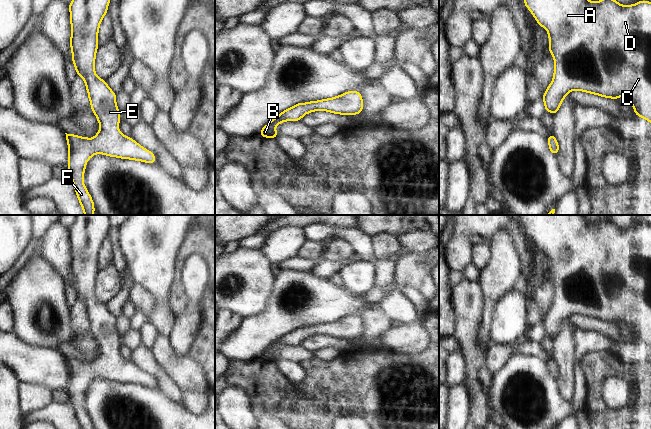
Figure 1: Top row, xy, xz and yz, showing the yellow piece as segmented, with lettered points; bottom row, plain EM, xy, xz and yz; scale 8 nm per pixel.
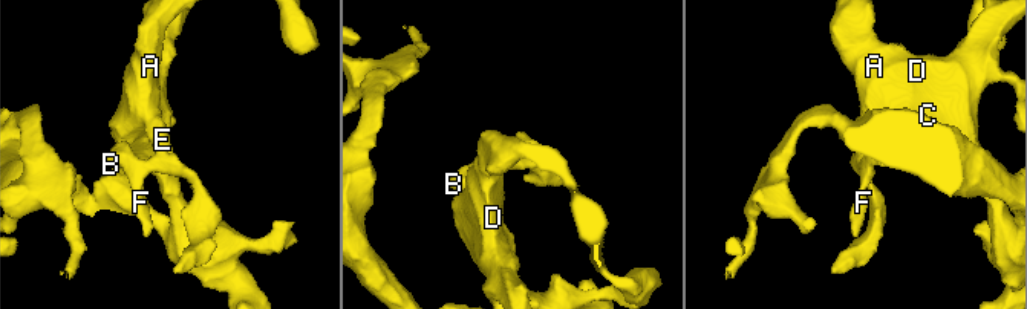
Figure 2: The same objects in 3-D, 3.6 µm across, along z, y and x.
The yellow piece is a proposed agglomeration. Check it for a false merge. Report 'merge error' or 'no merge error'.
no merge error

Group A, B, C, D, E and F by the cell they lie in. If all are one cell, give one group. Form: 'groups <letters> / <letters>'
groups A B C D E F

